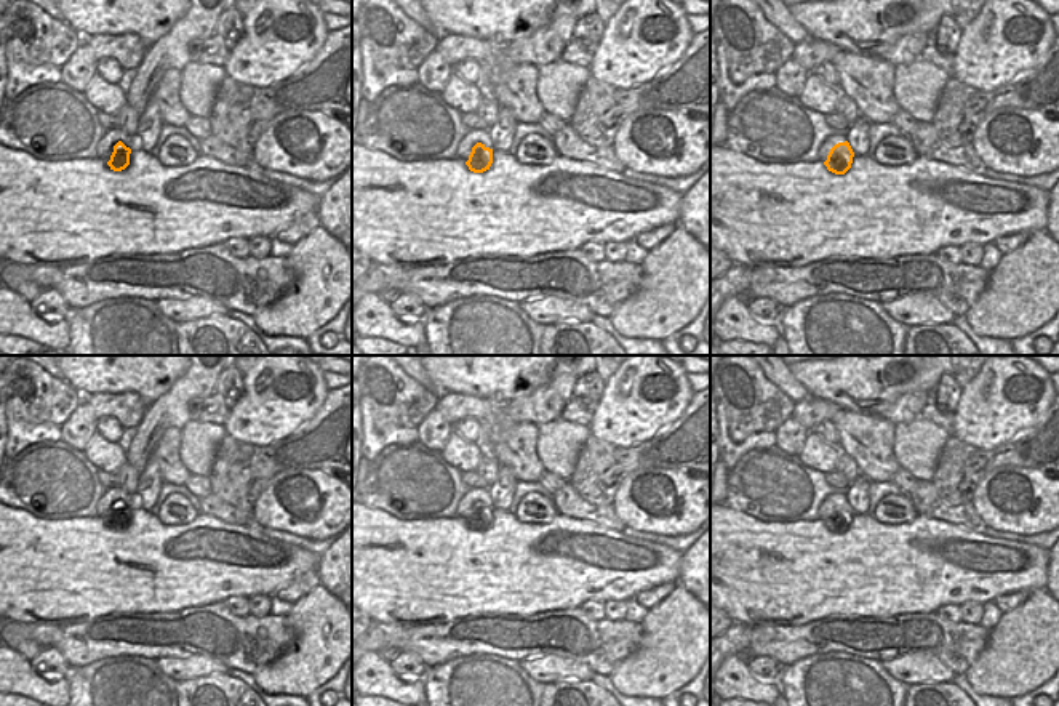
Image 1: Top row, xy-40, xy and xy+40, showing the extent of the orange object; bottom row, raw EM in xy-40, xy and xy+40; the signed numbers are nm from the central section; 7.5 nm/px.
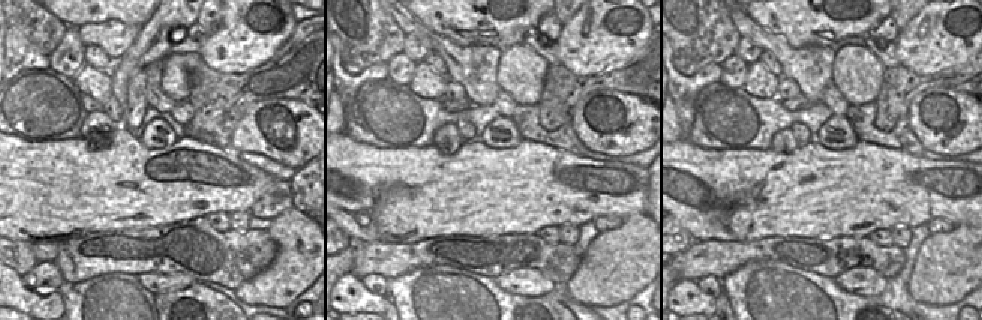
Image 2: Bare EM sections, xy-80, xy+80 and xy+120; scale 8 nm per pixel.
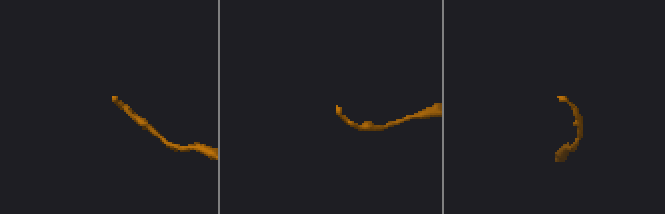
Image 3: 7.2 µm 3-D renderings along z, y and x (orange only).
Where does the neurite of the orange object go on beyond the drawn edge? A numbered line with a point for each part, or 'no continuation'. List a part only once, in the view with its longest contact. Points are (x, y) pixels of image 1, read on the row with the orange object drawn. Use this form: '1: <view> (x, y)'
1: xy (474, 136)

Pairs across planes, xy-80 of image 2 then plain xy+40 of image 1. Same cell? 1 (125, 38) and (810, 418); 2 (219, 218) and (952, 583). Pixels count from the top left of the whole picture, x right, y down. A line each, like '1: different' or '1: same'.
1: same
2: different

